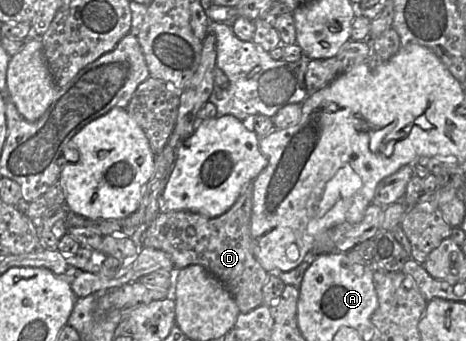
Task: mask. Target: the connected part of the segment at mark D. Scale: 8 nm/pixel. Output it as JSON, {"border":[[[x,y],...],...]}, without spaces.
{"border":[[[253,181],[242,190],[233,206],[224,214],[210,218],[188,211],[160,212],[144,231],[141,243],[166,252],[174,269],[201,265],[220,280],[234,297],[239,311],[247,313],[263,304],[263,286],[269,273],[254,256],[250,233]]]}

